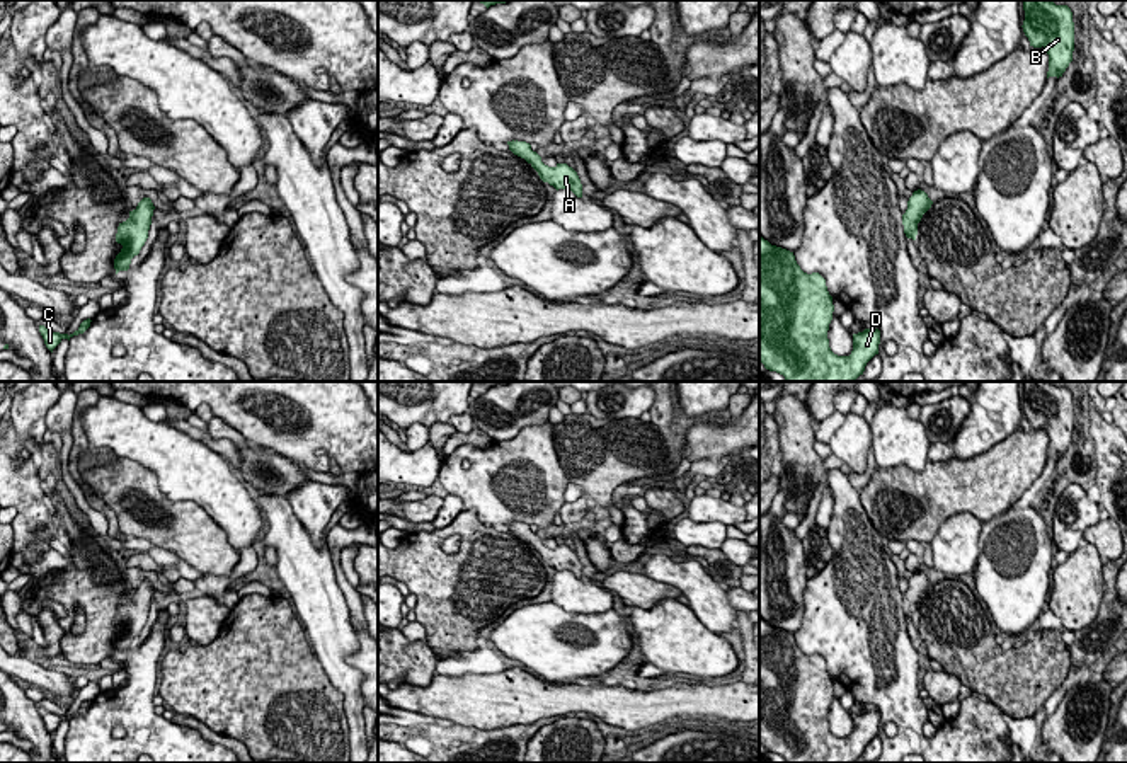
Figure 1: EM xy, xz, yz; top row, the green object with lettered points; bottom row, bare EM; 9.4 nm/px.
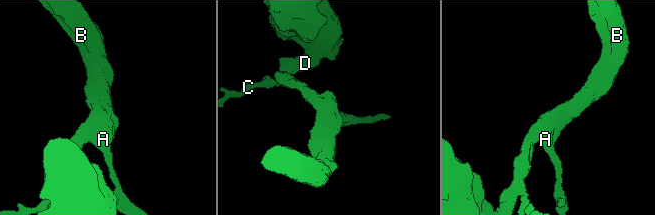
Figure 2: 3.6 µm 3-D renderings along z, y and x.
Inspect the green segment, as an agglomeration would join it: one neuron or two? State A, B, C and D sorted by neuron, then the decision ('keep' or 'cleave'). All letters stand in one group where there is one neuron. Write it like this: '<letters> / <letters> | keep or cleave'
A B C D | keep

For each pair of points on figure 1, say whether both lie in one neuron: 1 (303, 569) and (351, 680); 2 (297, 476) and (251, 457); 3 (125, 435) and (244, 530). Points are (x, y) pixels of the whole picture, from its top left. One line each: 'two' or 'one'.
1: one
2: one
3: one

